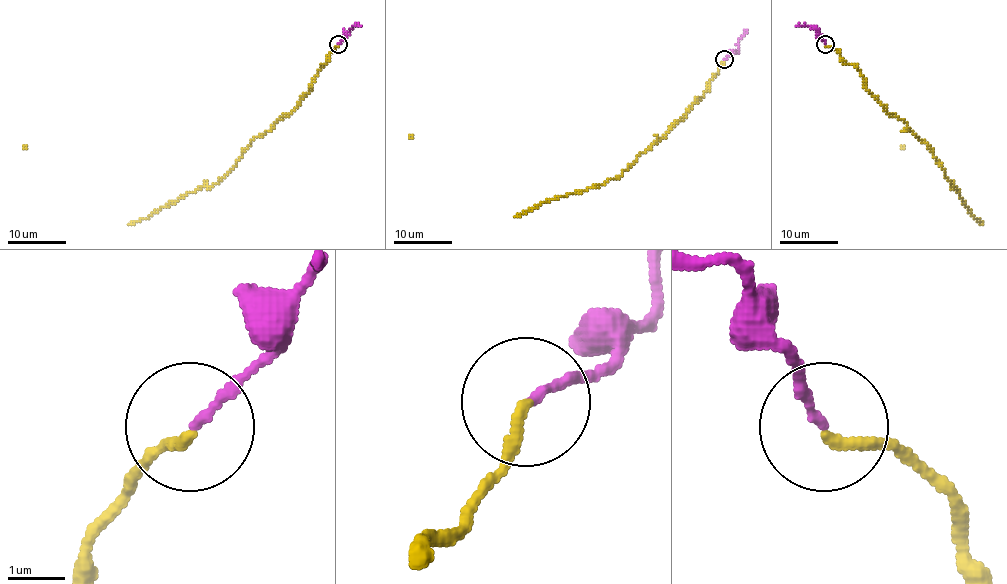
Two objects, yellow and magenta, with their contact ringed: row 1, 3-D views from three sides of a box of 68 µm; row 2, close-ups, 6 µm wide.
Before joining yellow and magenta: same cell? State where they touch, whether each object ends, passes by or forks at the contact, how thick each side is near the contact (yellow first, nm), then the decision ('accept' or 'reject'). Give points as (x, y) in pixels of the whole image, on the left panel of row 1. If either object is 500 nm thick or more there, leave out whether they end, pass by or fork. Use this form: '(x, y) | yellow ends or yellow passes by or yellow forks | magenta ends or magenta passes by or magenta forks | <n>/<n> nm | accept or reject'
(338, 44) | yellow ends | magenta ends | 190/150 nm | reject

